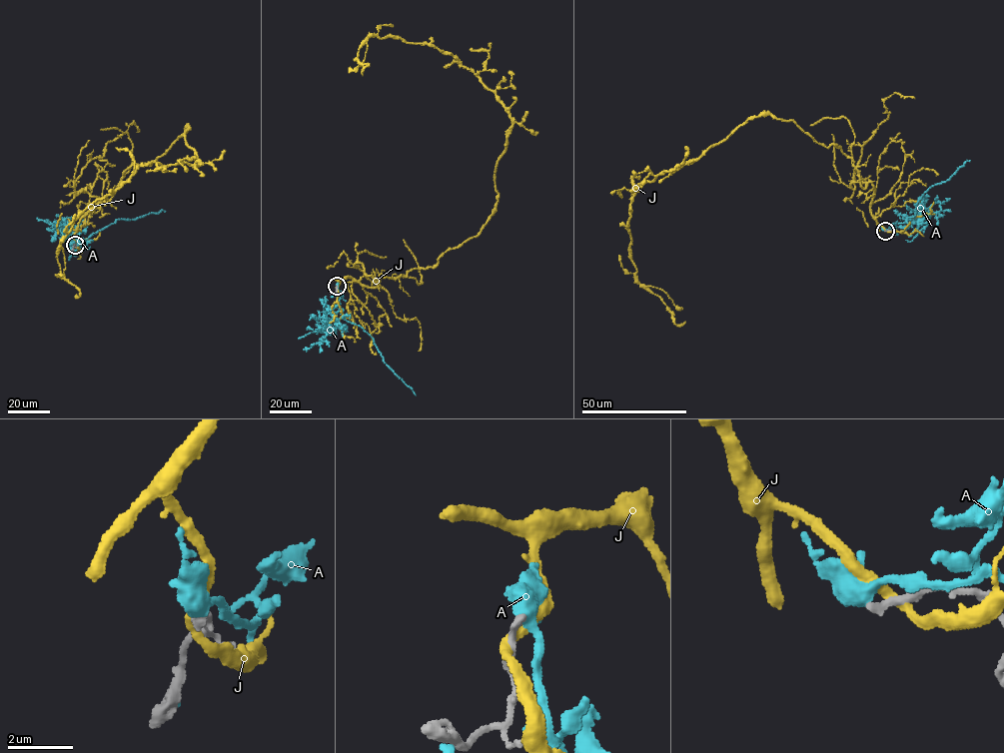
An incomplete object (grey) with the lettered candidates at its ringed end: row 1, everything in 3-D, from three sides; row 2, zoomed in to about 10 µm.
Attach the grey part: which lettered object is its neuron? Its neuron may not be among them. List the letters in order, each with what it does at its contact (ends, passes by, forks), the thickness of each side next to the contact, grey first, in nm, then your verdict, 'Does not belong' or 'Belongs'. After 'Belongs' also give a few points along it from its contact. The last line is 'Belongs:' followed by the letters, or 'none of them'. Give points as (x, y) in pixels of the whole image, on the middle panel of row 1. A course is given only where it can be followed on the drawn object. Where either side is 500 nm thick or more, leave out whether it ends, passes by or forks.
A: It passes by. Thickness 260 nm (grey) against 400 nm. Does not belong
J: It passes by. Thickness 320 nm (grey) against 300 nm. Does not belong
Belongs: none of them

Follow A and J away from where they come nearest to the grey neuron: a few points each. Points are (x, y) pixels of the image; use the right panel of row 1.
A: (885, 231), (909, 227), (915, 221), (916, 204), (923, 194), (933, 185), (949, 180), (970, 160)
J: (887, 231), (840, 147), (747, 119), (631, 202), (637, 281), (684, 322)

